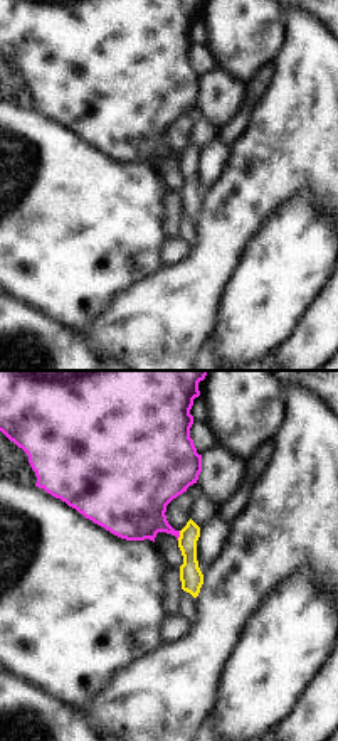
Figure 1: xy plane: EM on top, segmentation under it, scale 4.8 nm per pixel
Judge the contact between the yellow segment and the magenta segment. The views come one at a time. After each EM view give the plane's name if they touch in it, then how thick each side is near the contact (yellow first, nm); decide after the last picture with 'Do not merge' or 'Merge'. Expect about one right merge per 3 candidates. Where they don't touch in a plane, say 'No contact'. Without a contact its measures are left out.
Touches yellow in xy. Thickness 110 nm (yellow) against 280 nm

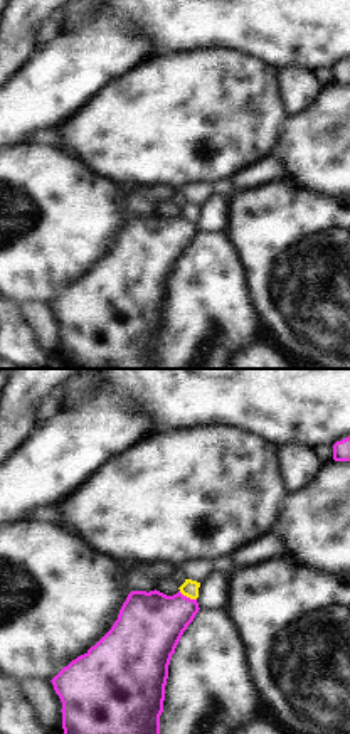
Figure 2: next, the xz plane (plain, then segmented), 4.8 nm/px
Touches yellow in xz. Thickness 80 nm (yellow) against 320 nm

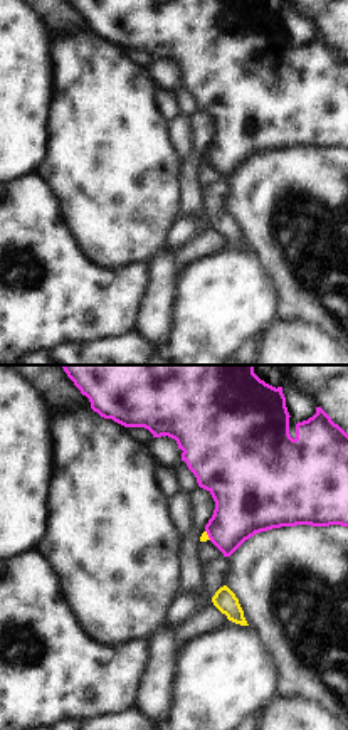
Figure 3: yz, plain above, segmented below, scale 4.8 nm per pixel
Touches yellow in yz. Thickness 40 nm (yellow) against 320 nm

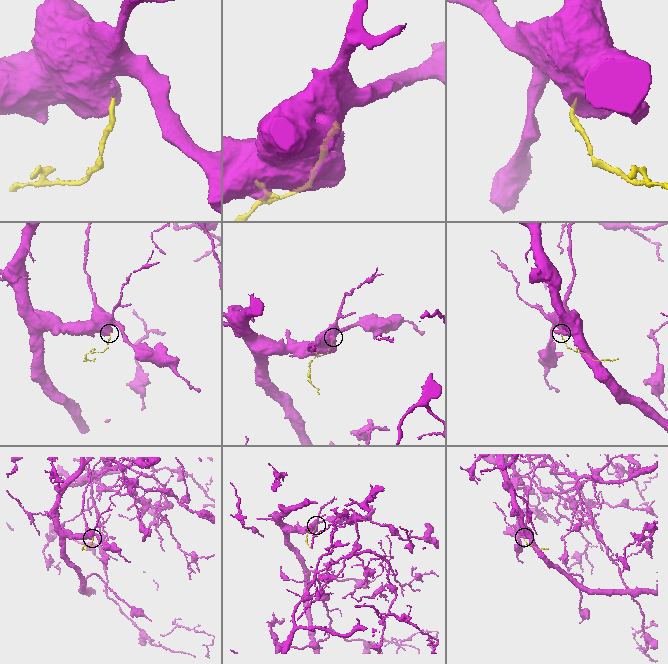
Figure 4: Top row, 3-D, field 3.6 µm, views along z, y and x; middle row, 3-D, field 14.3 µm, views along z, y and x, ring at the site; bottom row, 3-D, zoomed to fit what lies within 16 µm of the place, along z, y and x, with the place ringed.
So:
Do not merge

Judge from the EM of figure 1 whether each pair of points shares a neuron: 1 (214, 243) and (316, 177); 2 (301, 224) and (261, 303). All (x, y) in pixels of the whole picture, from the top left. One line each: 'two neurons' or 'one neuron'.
1: one neuron
2: one neuron

